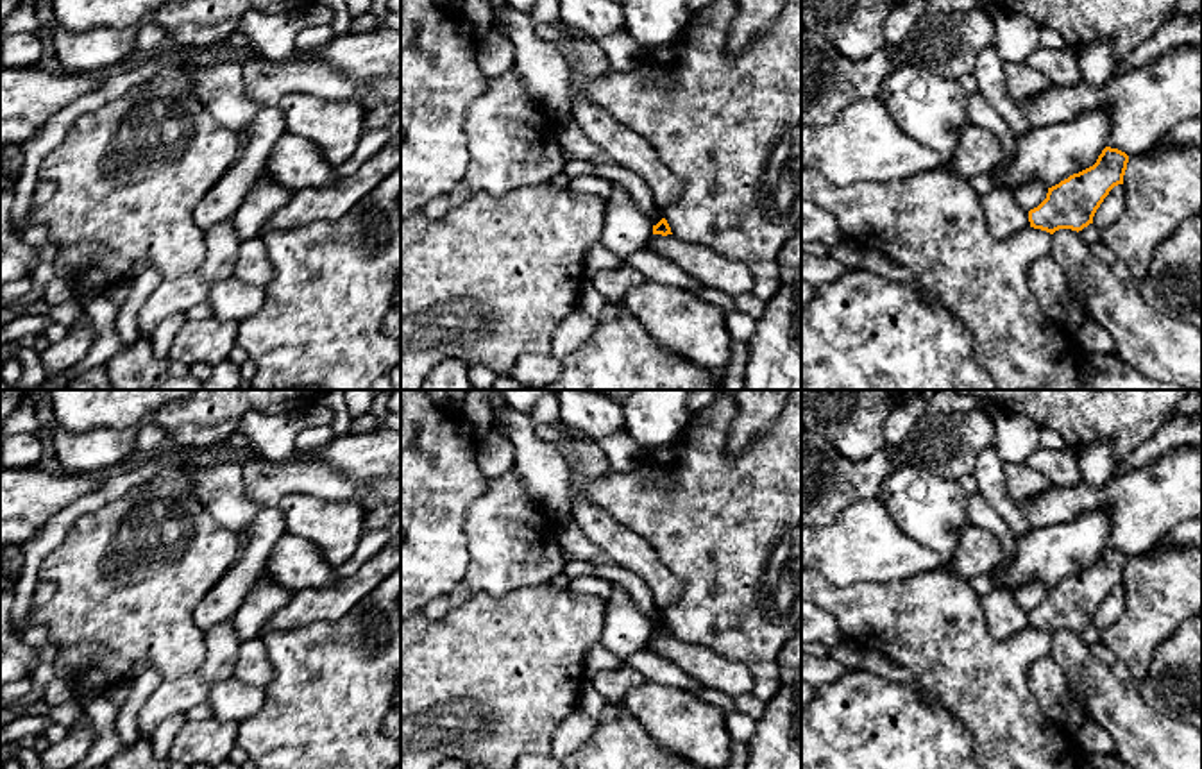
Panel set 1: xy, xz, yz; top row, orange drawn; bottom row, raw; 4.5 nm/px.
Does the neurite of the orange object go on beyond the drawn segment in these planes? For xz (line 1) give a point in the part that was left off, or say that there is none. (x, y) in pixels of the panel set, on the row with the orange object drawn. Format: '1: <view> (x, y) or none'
1: none

